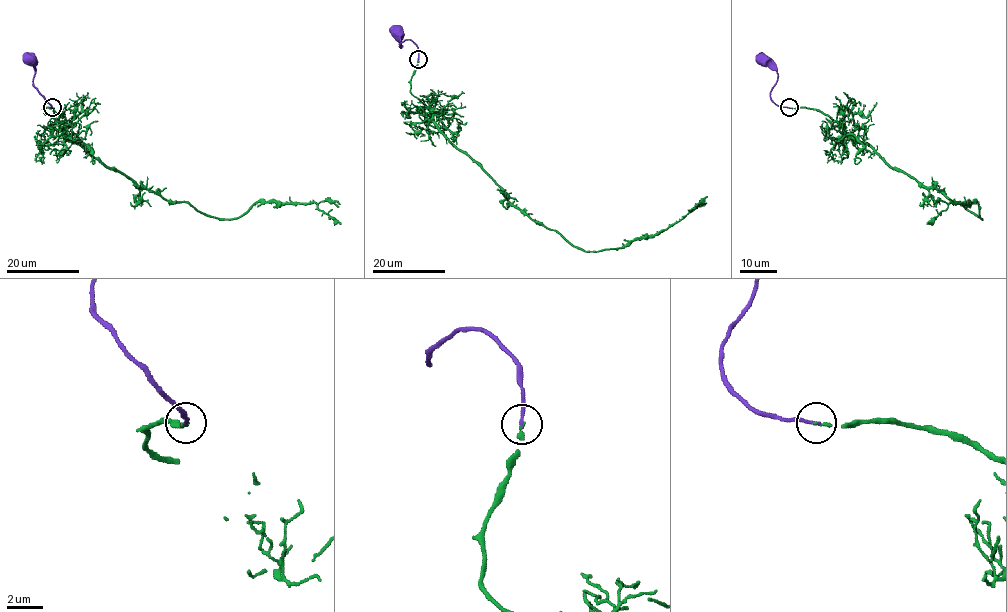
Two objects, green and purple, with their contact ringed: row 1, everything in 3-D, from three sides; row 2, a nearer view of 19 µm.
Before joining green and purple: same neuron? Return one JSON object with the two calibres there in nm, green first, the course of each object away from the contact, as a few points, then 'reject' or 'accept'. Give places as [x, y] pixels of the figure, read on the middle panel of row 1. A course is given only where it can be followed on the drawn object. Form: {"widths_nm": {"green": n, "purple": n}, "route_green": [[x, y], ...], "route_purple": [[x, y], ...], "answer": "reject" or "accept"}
{"widths_nm": {"green": 170, "purple": 180}, "route_green": [[418, 59], [410, 92], [431, 111], [438, 129], [511, 203], [574, 246], [601, 251], [653, 237], [707, 196]], "route_purple": [[418, 59], [418, 47], [411, 40], [404, 41], [400, 47], [395, 31]], "answer": "accept"}

